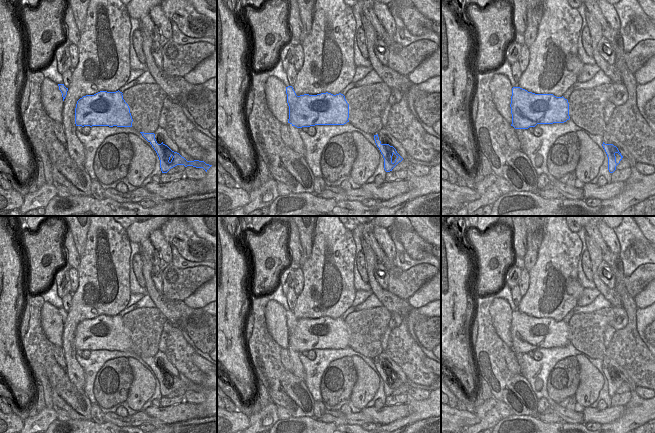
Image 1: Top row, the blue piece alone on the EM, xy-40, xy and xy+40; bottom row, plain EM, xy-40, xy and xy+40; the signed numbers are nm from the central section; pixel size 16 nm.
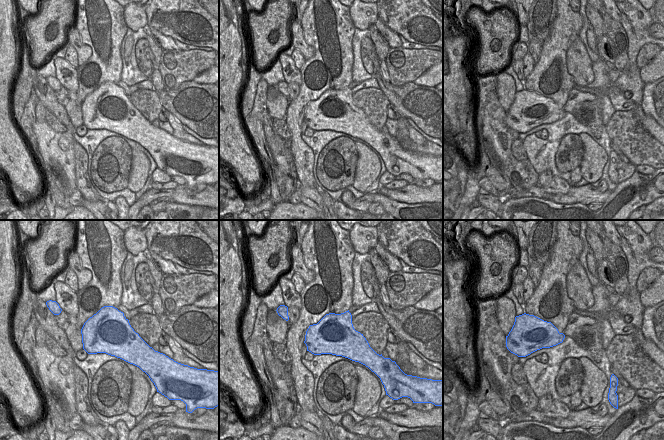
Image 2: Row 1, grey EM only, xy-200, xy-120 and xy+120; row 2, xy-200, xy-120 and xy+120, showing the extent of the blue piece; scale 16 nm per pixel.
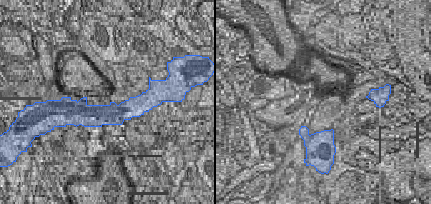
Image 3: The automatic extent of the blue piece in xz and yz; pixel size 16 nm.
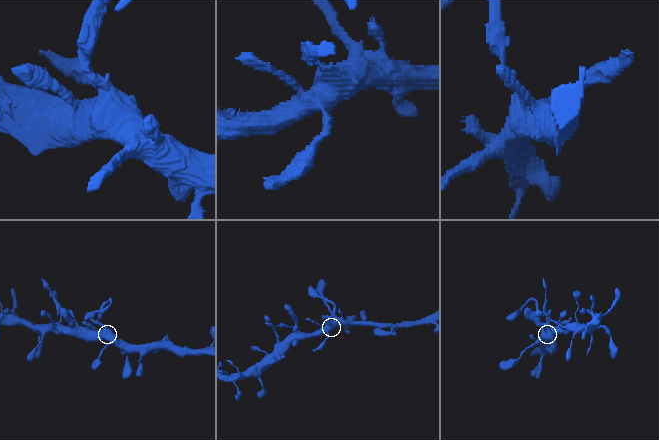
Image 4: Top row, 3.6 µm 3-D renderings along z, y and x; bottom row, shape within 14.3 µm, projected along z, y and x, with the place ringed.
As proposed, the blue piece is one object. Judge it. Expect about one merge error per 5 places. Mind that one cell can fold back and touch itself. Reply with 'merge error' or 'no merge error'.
no merge error

